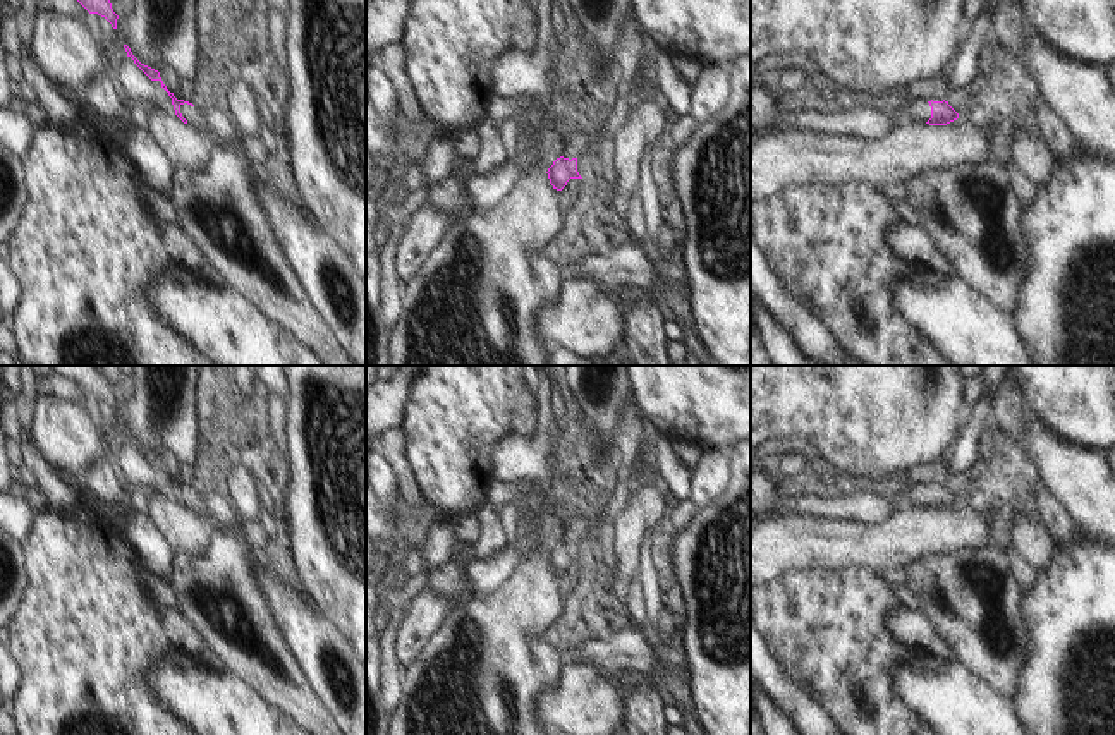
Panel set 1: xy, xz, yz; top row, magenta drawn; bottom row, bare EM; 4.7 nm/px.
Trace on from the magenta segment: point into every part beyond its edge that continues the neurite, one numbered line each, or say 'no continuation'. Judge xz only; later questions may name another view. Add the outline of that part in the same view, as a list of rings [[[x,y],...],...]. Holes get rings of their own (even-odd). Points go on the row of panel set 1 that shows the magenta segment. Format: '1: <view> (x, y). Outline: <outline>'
1: xz (578, 141). Outline: [[[574,134],[570,141],[564,146],[564,158],[577,158],[586,149],[586,137],[582,134]]]

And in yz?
1: yz (918, 110). Outline: [[[916,100],[904,106],[911,120],[926,124],[931,118],[931,106],[928,101]]]

